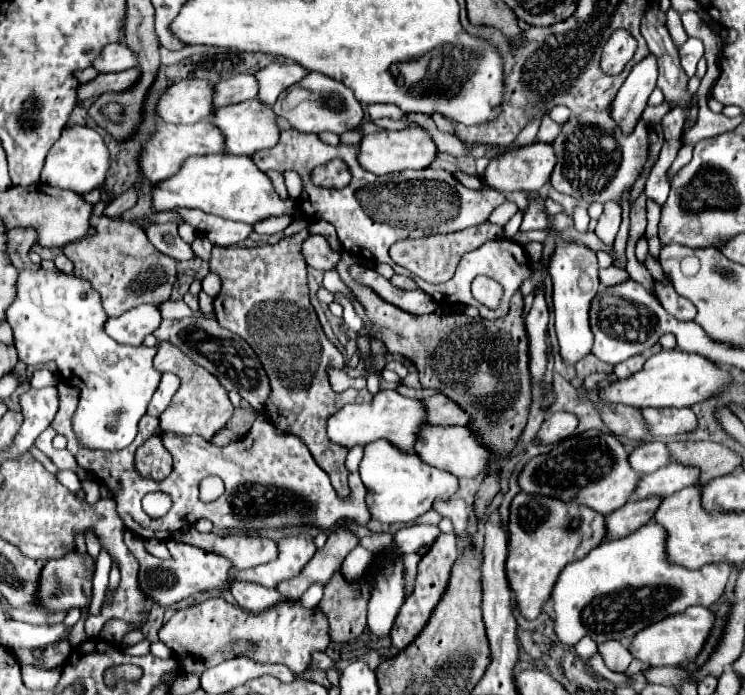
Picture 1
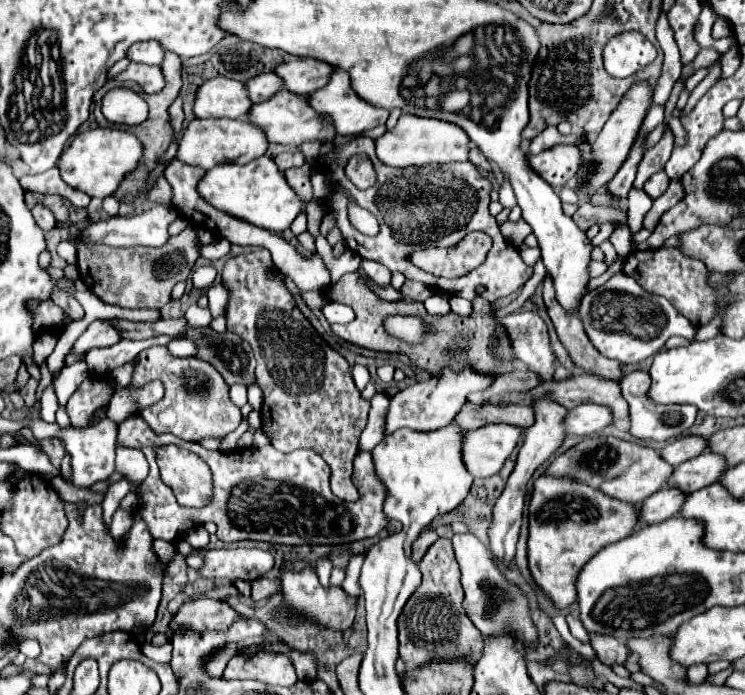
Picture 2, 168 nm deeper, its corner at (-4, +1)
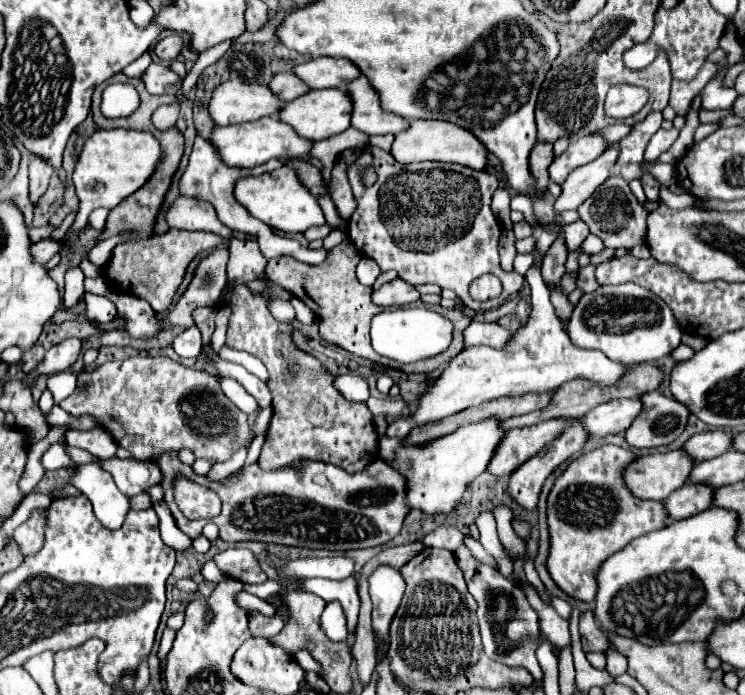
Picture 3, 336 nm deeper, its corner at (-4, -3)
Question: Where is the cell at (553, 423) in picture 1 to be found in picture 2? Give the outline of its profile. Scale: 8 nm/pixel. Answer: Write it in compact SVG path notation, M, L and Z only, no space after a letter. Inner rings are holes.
M580 404L568 410L566 420L564 420L566 434L576 434L576 436L594 434L608 424L612 424L610 408L600 406L600 404Z

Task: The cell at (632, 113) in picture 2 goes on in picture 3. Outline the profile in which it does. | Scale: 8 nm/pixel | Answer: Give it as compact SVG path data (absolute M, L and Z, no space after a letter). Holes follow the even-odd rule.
M612 144L598 160L570 172L568 180L564 180L562 184L562 194L554 202L554 212L562 214L564 210L576 210L584 200L588 200L592 192L608 178L616 156L618 146Z

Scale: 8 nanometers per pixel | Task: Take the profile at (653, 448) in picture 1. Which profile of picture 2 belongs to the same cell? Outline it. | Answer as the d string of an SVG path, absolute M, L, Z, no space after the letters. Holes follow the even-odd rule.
M684 436L684 438L678 438L678 440L670 442L666 448L662 448L660 456L668 464L676 466L676 464L682 464L682 462L702 454L704 450L706 450L706 438L702 438L702 436Z

